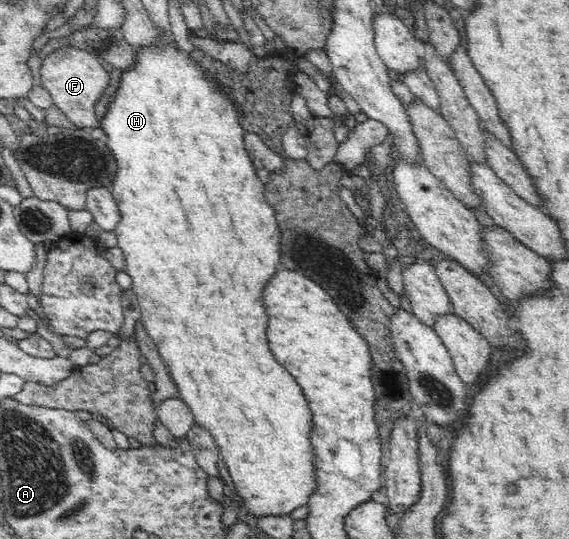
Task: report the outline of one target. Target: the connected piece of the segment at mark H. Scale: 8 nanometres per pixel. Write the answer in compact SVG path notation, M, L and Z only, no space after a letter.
M156 27L159 39L151 45L135 48L135 63L123 70L113 101L108 103L108 110L102 118L100 125L105 131L105 141L115 162L117 171L113 179L113 197L120 213L119 223L114 229L118 244L124 253L126 273L132 279L132 291L141 307L140 318L145 319L145 329L149 337L159 347L161 357L173 367L171 377L175 381L178 397L189 407L190 414L199 425L207 427L209 433L215 437L219 453L229 469L229 475L245 501L245 507L251 515L289 515L297 507L308 503L309 495L315 492L316 465L313 464L313 449L309 443L311 433L311 411L303 397L301 387L295 379L273 359L267 347L267 315L263 305L263 287L275 275L277 265L281 261L281 247L279 247L279 220L276 218L273 207L264 195L264 183L261 176L257 176L257 168L253 165L253 157L245 147L247 131L242 128L241 116L243 115L236 101L229 93L223 90L219 80L210 75L208 69L203 69L186 49L181 49L174 39L168 40L164 31Z

